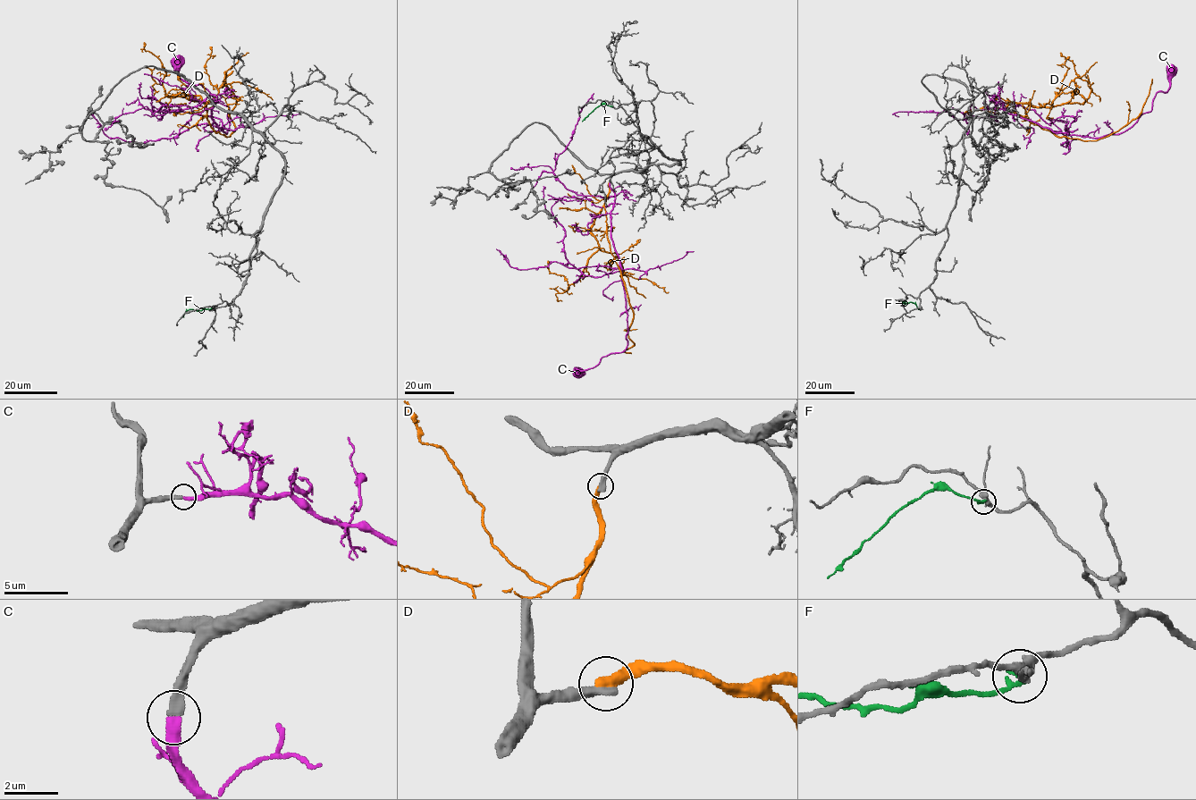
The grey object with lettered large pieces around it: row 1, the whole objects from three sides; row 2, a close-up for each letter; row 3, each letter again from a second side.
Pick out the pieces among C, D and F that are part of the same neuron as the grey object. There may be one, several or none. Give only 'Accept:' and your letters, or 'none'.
Accept: C

